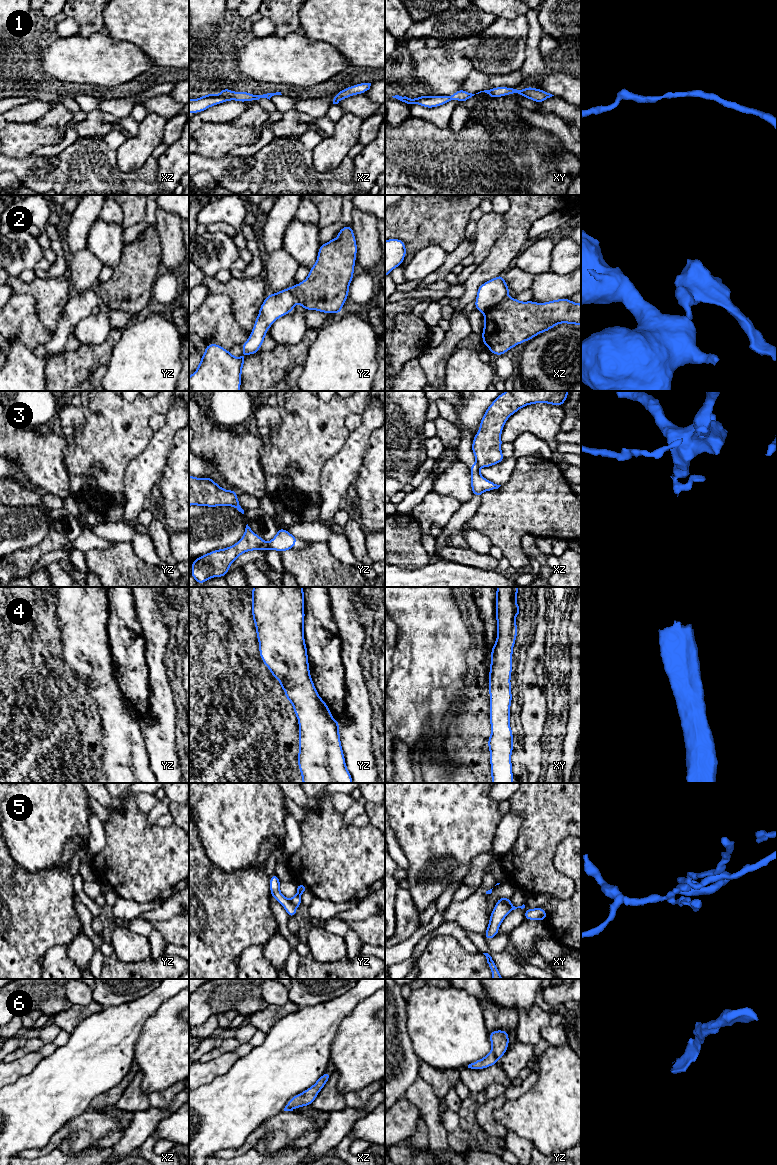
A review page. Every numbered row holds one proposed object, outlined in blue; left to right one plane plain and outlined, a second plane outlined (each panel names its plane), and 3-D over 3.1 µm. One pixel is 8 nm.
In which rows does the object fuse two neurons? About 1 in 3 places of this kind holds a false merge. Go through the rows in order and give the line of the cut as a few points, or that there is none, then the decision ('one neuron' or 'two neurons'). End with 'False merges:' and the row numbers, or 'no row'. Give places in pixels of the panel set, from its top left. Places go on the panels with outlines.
1: cut none; one neuron
2: cut xz (507, 297), (484, 313); two neurons
3: cut yz (264, 541), (260, 547); two neurons
4: cut none; one neuron
5: cut xy (498, 900), (505, 903), (510, 910); two neurons
6: cut none; one neuron
False merges: 2, 3, 5

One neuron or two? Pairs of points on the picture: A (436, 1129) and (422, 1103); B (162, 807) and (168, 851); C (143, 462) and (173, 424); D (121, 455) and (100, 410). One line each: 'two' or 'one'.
A: one
B: two
C: one
D: one

